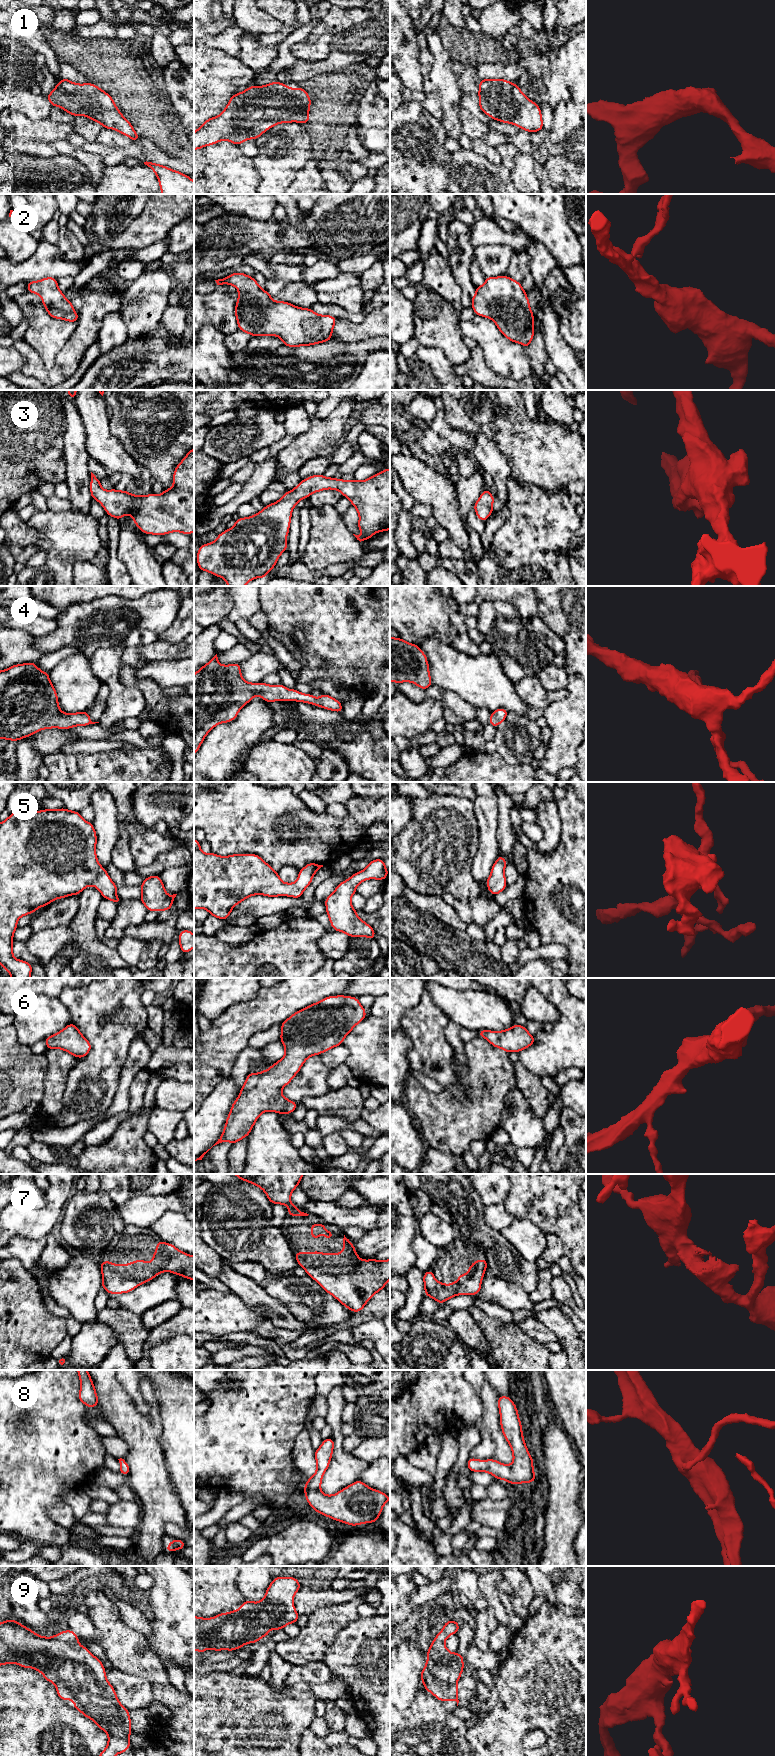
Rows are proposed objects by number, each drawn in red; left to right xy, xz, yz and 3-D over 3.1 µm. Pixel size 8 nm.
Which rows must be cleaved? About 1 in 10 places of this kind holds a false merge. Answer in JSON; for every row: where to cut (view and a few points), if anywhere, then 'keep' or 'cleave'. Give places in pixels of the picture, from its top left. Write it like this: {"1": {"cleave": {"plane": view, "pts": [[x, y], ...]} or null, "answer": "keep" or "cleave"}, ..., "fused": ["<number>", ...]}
{"1": {"cleave": null, "answer": "keep"}, "2": {"cleave": null, "answer": "keep"}, "3": {"cleave": null, "answer": "keep"}, "4": {"cleave": null, "answer": "keep"}, "5": {"cleave": null, "answer": "keep"}, "6": {"cleave": null, "answer": "keep"}, "7": {"cleave": null, "answer": "keep"}, "8": {"cleave": null, "answer": "keep"}, "9": {"cleave": null, "answer": "keep"}, "fused": []}

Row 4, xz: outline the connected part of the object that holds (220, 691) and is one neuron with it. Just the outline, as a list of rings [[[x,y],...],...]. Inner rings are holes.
[[[217,654],[194,674],[194,755],[198,752],[206,735],[220,723],[237,718],[240,709],[254,696],[261,696],[265,702],[297,701],[316,705],[327,710],[342,713],[342,703],[328,694],[315,698],[312,694],[303,694],[296,689],[289,690],[283,684],[272,686],[263,682],[249,683],[241,674],[240,664],[221,665]]]

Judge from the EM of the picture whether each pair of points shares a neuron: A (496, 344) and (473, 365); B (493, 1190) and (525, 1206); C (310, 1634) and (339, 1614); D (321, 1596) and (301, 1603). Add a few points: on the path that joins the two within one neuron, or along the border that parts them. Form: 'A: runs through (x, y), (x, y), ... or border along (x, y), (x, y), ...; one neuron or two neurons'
A: border along (478, 344), (482, 350), (485, 362), (497, 374); two neurons
B: border along (511, 1184), (509, 1195), (503, 1203); two neurons
C: runs through (317, 1632), (332, 1618); one neuron
D: runs through (316, 1597), (306, 1601); one neuron

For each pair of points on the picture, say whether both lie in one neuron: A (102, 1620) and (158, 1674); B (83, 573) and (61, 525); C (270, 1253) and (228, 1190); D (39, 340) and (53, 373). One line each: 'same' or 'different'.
A: same
B: different
C: same
D: different

